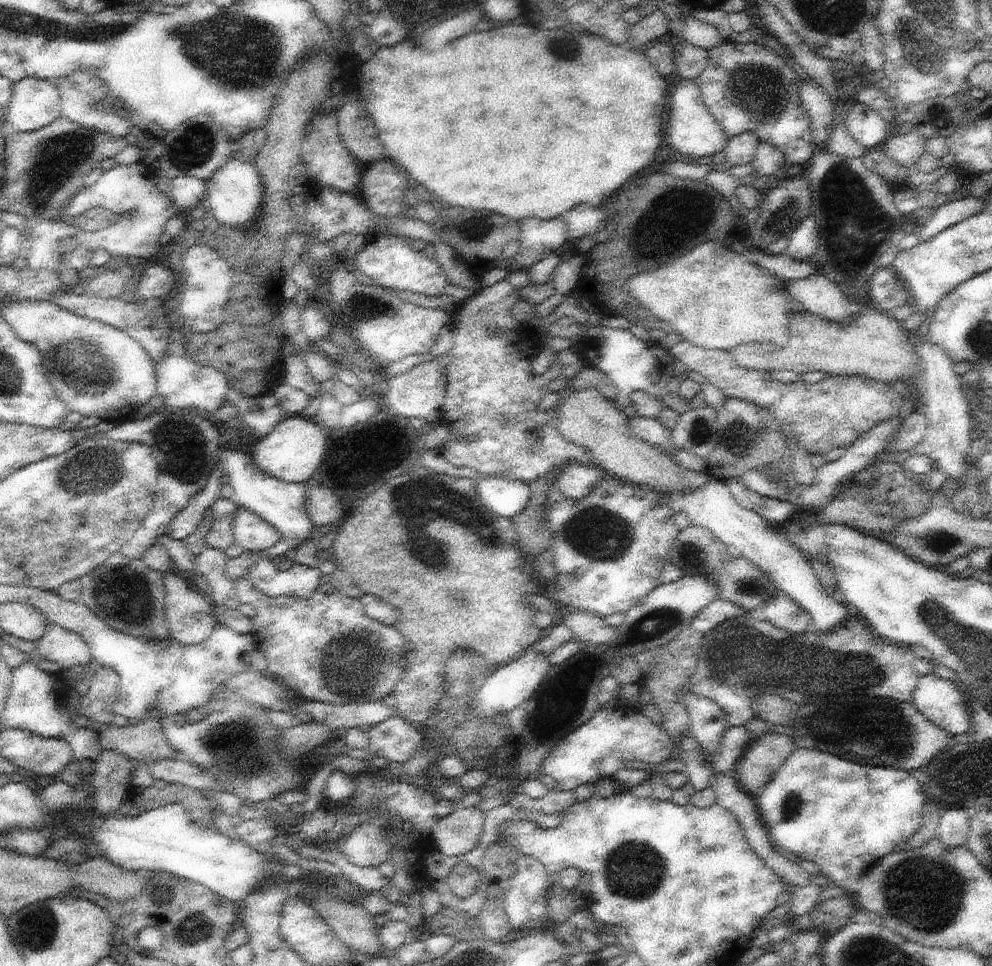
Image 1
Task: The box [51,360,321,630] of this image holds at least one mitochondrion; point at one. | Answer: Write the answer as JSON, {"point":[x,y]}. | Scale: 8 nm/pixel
{"point":[96,466]}

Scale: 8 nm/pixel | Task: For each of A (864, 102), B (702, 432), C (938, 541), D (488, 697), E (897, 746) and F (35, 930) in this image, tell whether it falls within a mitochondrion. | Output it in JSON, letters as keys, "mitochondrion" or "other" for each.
{"A":"other","B":"mitochondrion","C":"mitochondrion","D":"other","E":"mitochondrion","F":"mitochondrion"}

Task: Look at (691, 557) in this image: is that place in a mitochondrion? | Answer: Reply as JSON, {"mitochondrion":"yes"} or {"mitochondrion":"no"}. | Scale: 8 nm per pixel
{"mitochondrion":"yes"}

